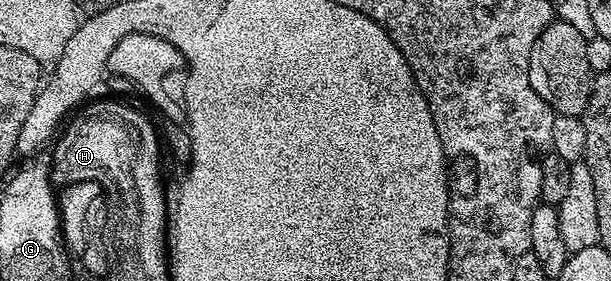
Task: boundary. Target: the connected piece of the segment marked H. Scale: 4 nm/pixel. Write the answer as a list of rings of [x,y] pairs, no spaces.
[[[122,100],[112,101],[116,102],[91,101],[73,115],[74,123],[61,131],[62,139],[53,143],[54,162],[50,166],[53,185],[63,188],[73,182],[95,181],[103,190],[158,194],[158,187],[164,184],[158,171],[159,135],[151,132],[145,118],[139,118],[141,109],[125,106]]]

